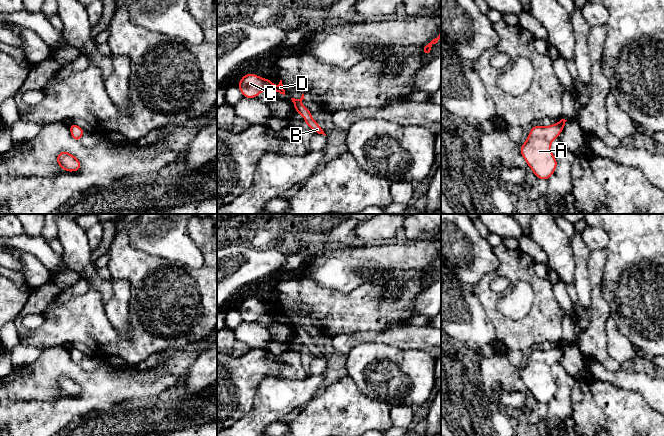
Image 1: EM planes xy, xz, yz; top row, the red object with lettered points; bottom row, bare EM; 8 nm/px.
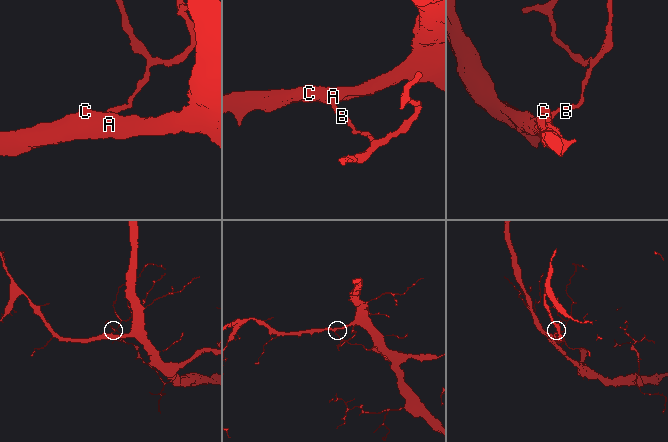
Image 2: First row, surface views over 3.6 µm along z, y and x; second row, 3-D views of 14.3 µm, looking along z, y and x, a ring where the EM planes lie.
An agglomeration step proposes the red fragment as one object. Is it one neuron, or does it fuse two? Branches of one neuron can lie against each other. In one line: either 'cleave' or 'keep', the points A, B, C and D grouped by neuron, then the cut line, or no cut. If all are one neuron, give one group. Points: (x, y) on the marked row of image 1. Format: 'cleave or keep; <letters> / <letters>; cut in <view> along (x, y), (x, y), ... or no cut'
keep; A B C D; no cut

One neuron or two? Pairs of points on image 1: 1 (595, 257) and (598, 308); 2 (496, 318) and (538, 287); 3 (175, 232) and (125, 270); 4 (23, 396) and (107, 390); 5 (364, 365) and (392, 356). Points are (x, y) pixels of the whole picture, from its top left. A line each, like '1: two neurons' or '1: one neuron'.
1: one neuron
2: one neuron
3: two neurons
4: one neuron
5: one neuron

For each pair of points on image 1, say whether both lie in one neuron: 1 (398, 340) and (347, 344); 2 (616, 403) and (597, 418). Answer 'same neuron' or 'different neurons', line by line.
1: same neuron
2: different neurons

